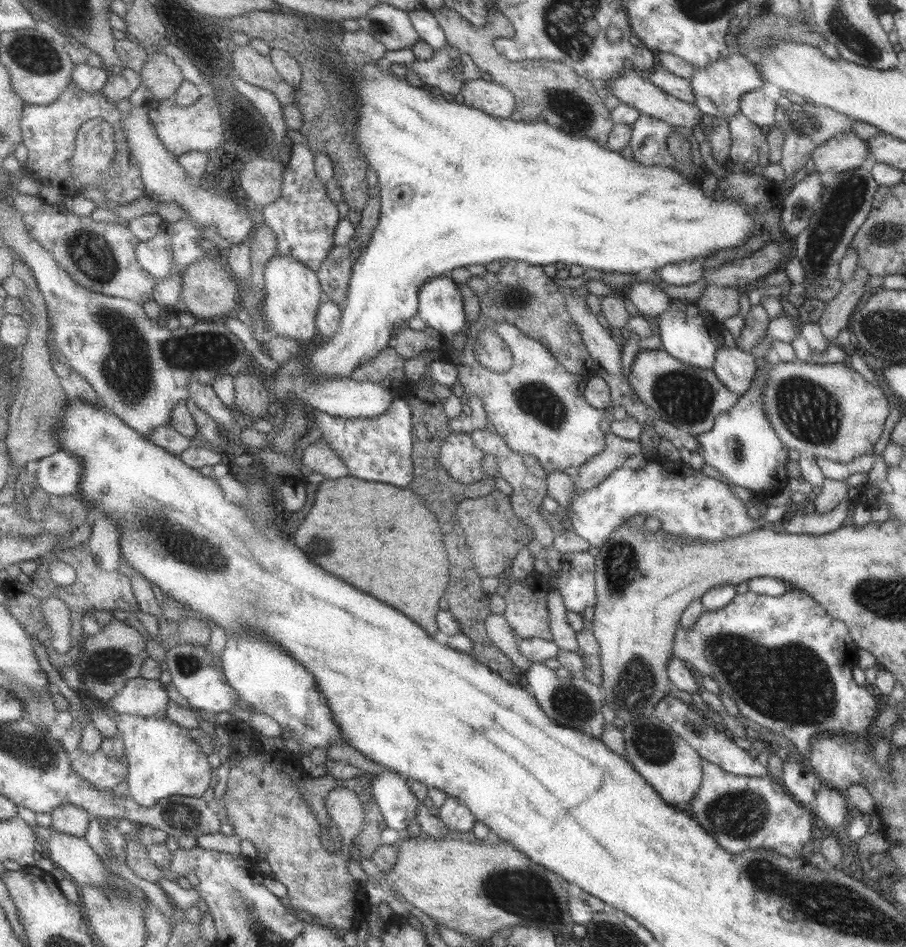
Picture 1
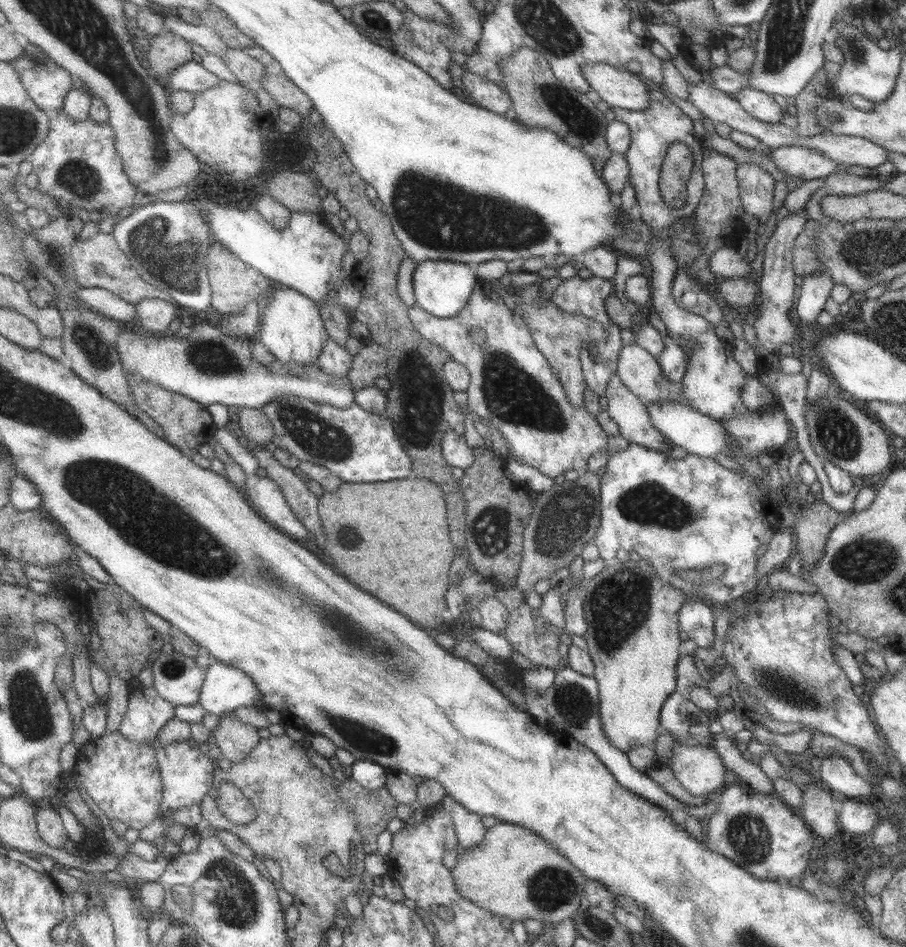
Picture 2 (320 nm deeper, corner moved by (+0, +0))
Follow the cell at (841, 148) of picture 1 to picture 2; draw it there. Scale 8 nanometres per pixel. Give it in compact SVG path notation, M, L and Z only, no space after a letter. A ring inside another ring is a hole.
M781 146L771 150L768 156L789 178L805 181L823 179L835 173L838 166L821 152L801 146Z

